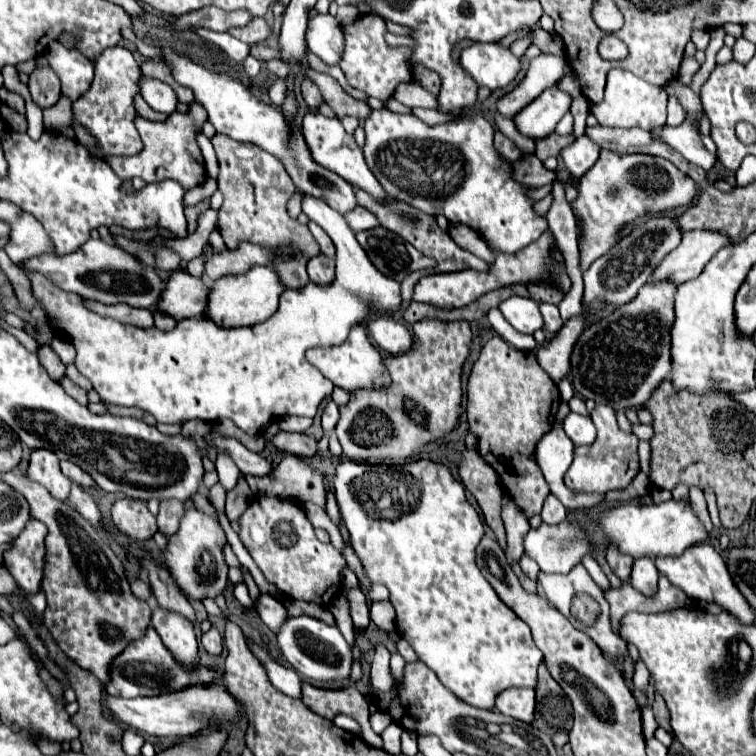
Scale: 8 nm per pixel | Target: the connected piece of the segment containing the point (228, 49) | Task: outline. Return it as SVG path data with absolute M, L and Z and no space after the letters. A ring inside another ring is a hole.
M193 28L192 31L203 40L211 41L221 47L236 63L242 62L249 54L250 47L229 33L218 33L205 28Z

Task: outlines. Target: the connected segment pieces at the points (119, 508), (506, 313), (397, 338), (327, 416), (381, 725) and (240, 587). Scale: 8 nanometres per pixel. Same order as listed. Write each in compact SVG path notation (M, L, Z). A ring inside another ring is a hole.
M121 499L111 507L111 517L115 527L135 541L147 541L157 531L157 519L147 509L145 501Z
M511 297L499 305L503 317L521 333L535 333L543 329L543 317L539 313L539 303L525 297Z
M389 317L371 319L367 325L375 343L389 353L405 353L413 345L413 333L399 321L391 321Z
M329 401L329 403L327 403L327 407L325 407L325 411L323 411L321 425L323 425L323 429L325 429L327 433L331 433L331 431L335 429L337 421L339 421L339 411L337 411L337 405L335 405L333 401Z
M381 711L371 713L371 715L369 715L369 721L371 721L371 727L373 727L377 733L383 733L383 729L385 729L389 723L393 723L391 717L389 717L387 713L381 713Z
M241 581L241 583L237 583L235 585L235 597L237 597L237 601L239 603L243 603L243 607L253 607L253 599L249 597L249 591L247 591L247 585Z

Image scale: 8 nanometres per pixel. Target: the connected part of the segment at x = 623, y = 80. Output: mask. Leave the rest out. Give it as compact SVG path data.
M615 68L608 73L603 101L591 105L591 115L603 127L639 127L645 131L655 131L665 123L667 117L667 93L665 89L649 85L629 71Z

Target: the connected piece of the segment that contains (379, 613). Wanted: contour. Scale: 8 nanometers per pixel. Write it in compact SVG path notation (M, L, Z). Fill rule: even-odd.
M371 601L371 621L383 631L395 631L395 609L390 601Z

